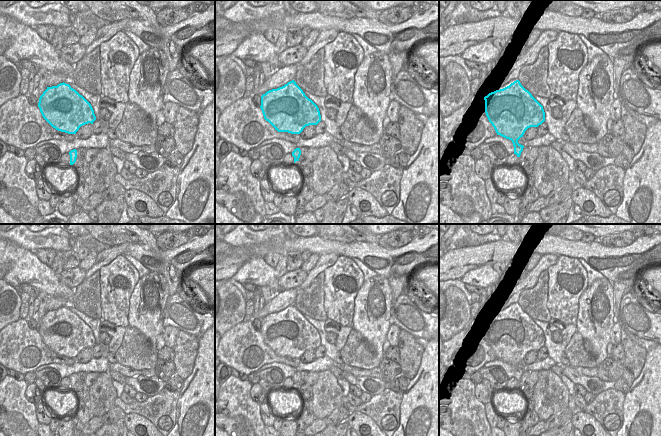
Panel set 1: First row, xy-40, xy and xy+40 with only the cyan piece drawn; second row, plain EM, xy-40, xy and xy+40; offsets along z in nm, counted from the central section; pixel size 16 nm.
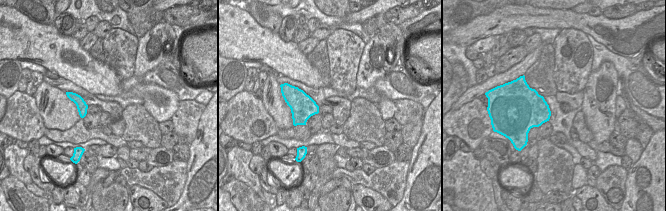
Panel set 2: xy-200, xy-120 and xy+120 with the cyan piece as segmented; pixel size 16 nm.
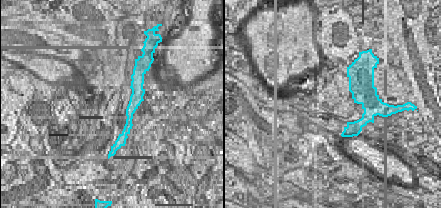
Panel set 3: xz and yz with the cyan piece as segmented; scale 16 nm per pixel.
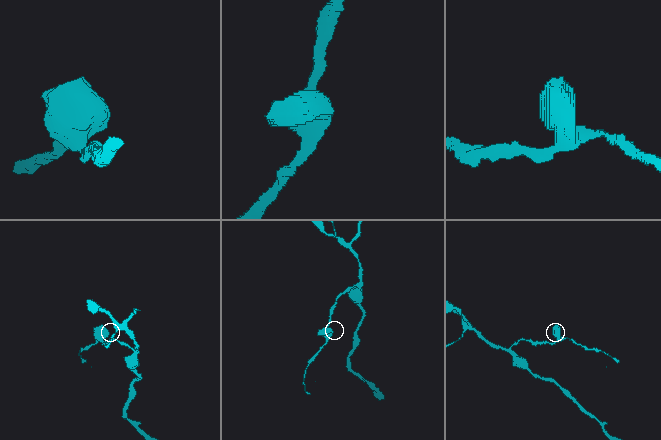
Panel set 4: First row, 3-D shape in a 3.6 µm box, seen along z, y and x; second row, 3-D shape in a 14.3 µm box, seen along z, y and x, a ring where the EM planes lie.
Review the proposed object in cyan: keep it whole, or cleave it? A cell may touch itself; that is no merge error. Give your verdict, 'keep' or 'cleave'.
keep

